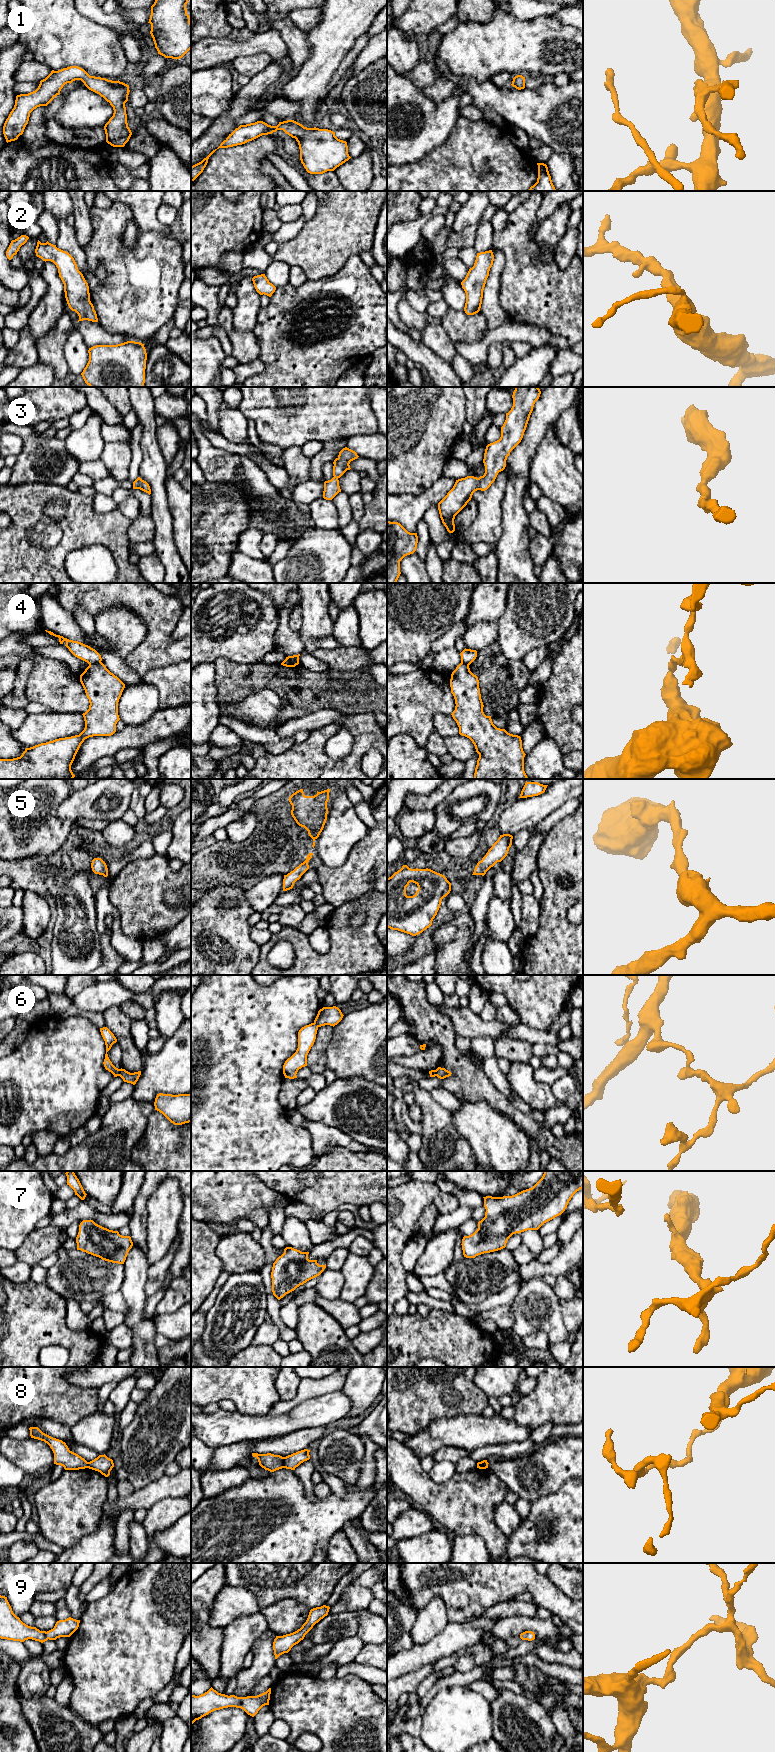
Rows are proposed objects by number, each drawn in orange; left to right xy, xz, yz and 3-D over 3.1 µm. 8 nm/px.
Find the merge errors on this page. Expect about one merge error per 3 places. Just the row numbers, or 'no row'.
4, 6, 8

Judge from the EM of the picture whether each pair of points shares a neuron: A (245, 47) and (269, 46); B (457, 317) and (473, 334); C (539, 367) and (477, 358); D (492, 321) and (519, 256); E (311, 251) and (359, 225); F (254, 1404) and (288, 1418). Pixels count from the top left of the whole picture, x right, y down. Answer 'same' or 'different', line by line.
A: same
B: same
C: different
D: different
E: same
F: different

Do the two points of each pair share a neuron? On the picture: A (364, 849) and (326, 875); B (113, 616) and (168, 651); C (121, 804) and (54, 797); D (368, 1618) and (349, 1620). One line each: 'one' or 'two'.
A: one
B: two
C: two
D: two

